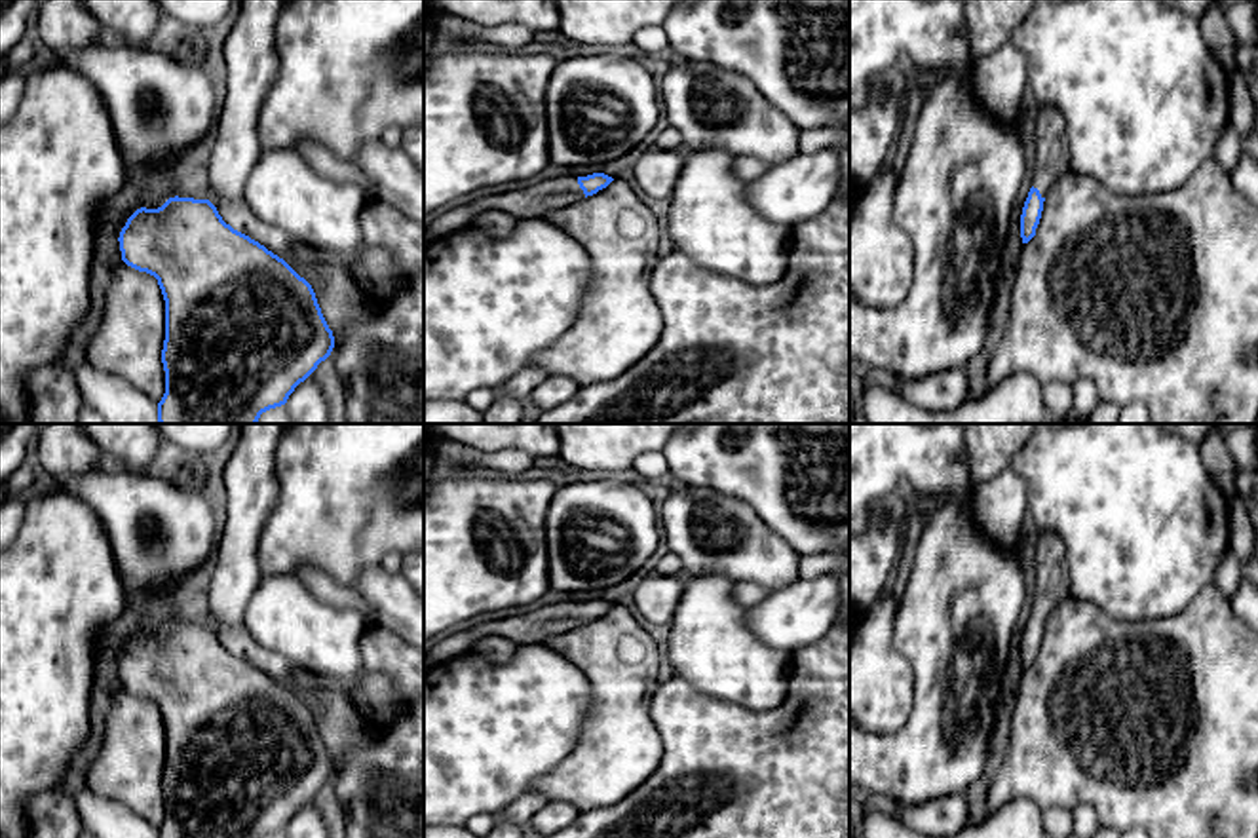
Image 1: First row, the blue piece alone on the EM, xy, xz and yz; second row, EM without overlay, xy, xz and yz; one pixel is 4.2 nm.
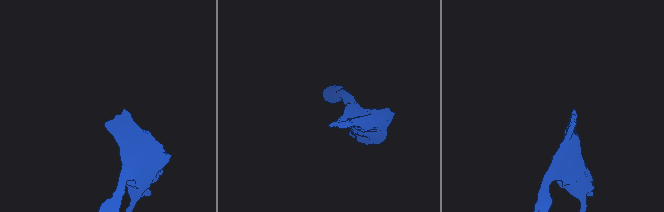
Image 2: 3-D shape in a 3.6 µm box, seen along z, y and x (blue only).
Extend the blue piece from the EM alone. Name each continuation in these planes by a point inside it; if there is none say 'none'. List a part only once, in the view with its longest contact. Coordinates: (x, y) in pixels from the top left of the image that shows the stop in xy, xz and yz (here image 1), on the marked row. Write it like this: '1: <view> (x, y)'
1: xz (536, 202)

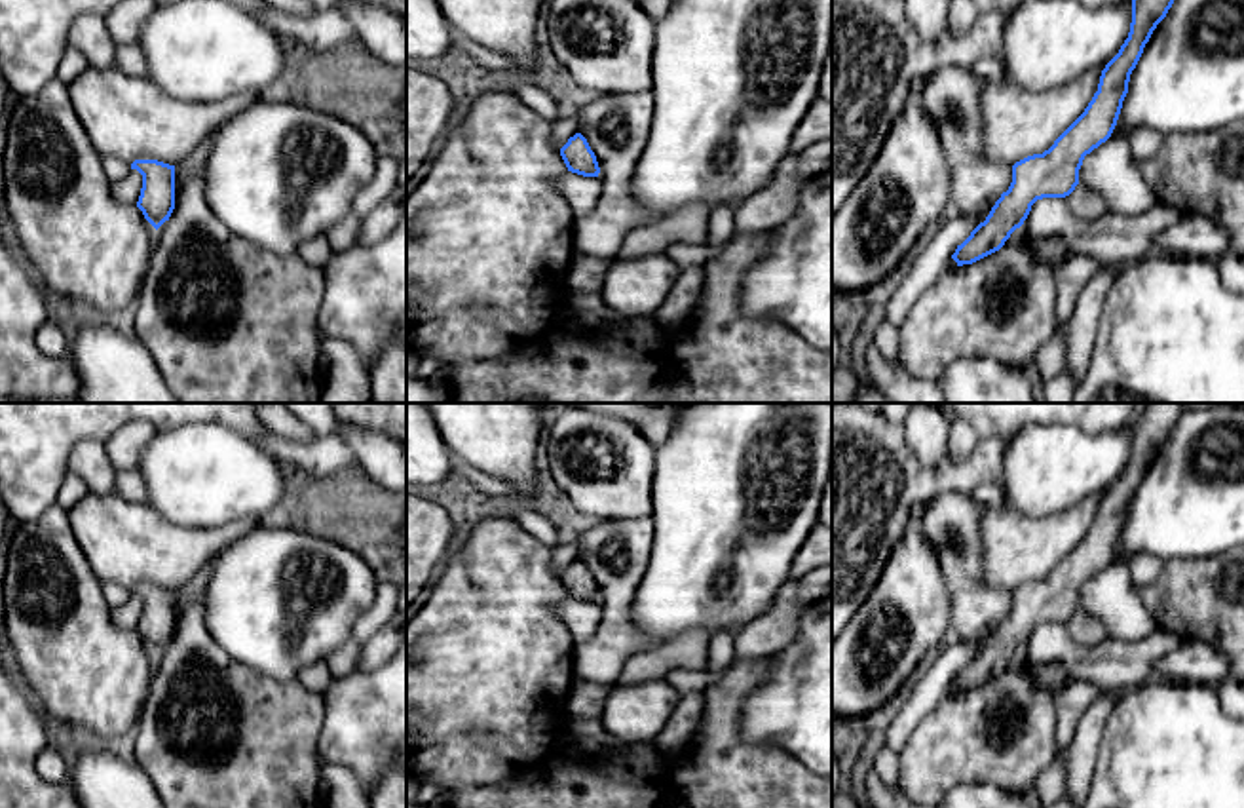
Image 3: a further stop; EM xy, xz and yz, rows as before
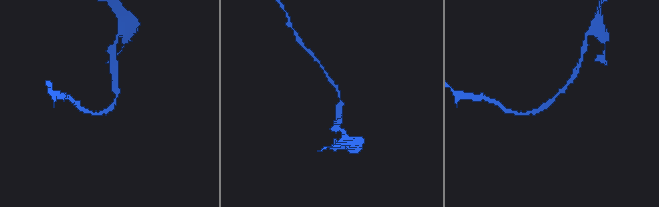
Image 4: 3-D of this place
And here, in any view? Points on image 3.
none

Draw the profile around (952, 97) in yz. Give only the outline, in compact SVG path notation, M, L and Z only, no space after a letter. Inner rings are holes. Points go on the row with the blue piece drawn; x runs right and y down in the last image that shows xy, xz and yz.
M948 63L927 76L917 103L940 135L950 200L976 228L1012 183L1012 167L986 158L982 150L982 99L990 82L978 80L967 63Z

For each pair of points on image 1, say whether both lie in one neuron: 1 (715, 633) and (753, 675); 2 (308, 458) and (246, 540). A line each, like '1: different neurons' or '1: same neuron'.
1: same neuron
2: different neurons

